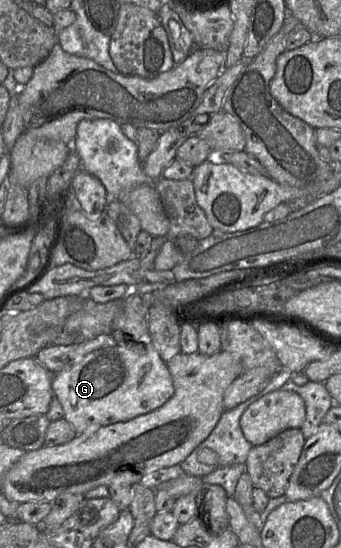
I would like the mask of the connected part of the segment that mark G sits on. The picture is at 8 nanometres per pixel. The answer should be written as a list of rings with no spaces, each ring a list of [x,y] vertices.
[[[133,340],[94,350],[69,369],[53,374],[52,389],[63,407],[64,418],[77,434],[152,412],[175,393],[168,365],[153,343]]]

